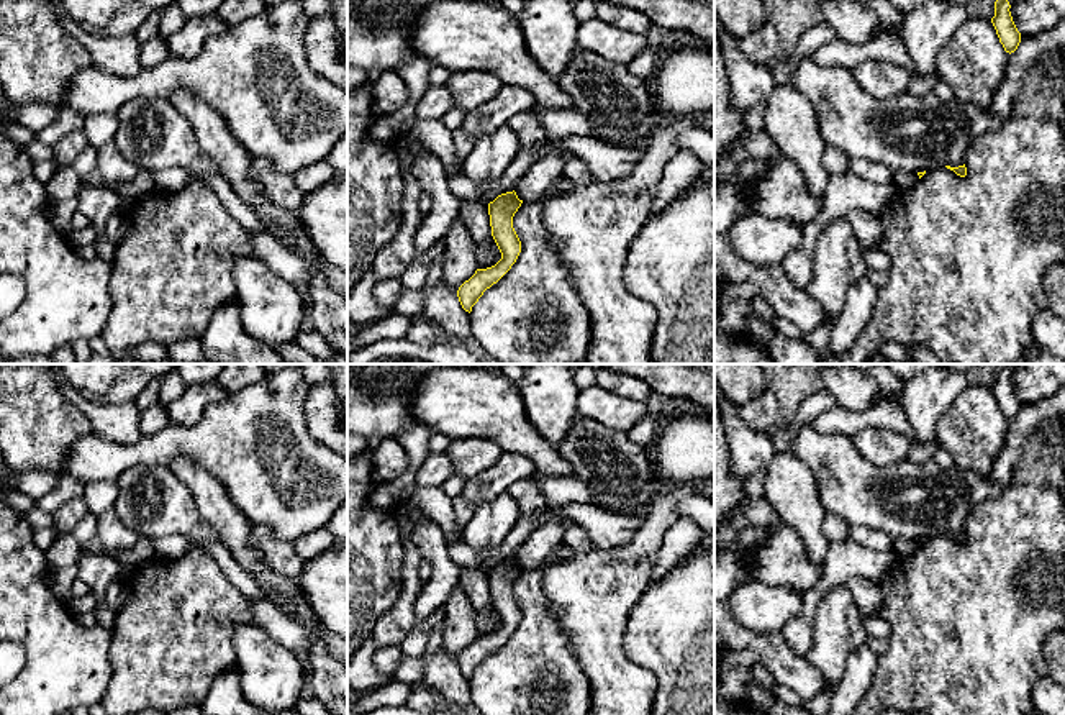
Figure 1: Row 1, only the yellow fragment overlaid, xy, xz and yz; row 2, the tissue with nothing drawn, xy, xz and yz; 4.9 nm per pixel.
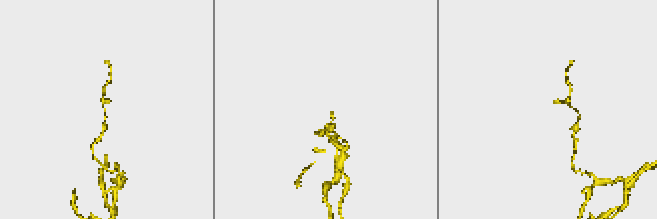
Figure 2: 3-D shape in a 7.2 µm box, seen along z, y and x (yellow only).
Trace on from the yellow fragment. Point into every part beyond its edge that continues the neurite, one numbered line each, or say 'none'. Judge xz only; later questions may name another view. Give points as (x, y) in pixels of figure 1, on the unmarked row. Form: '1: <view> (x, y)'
none

